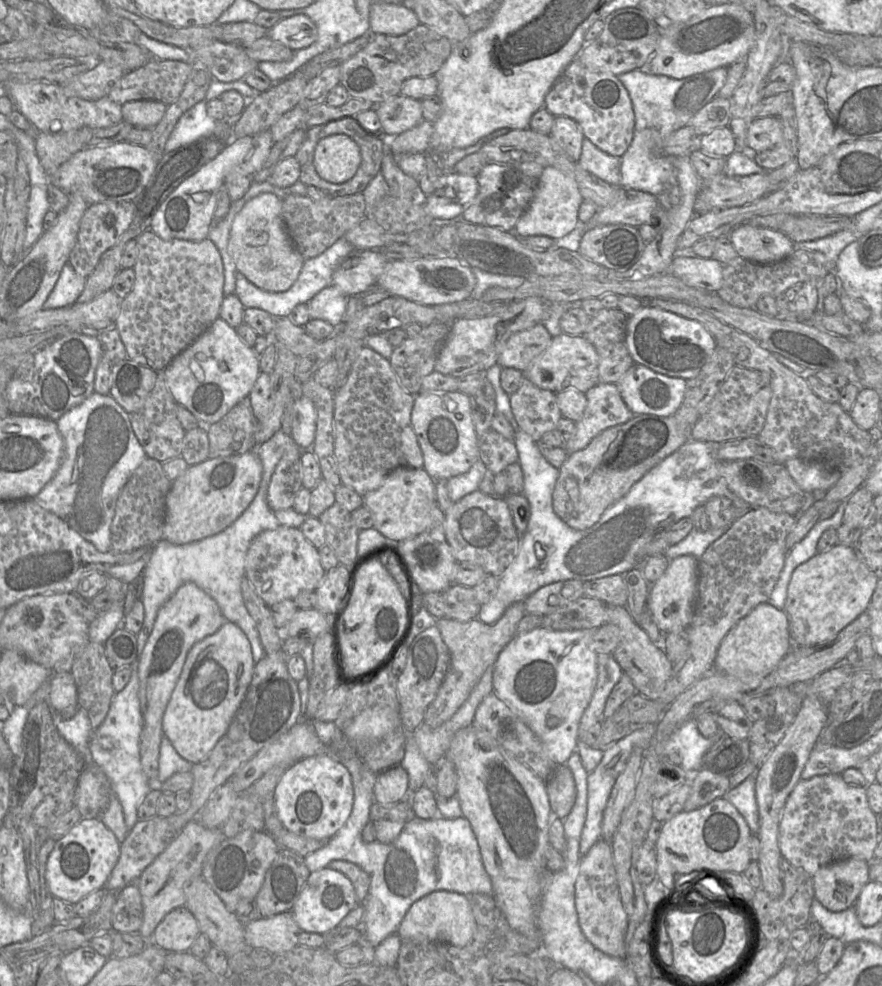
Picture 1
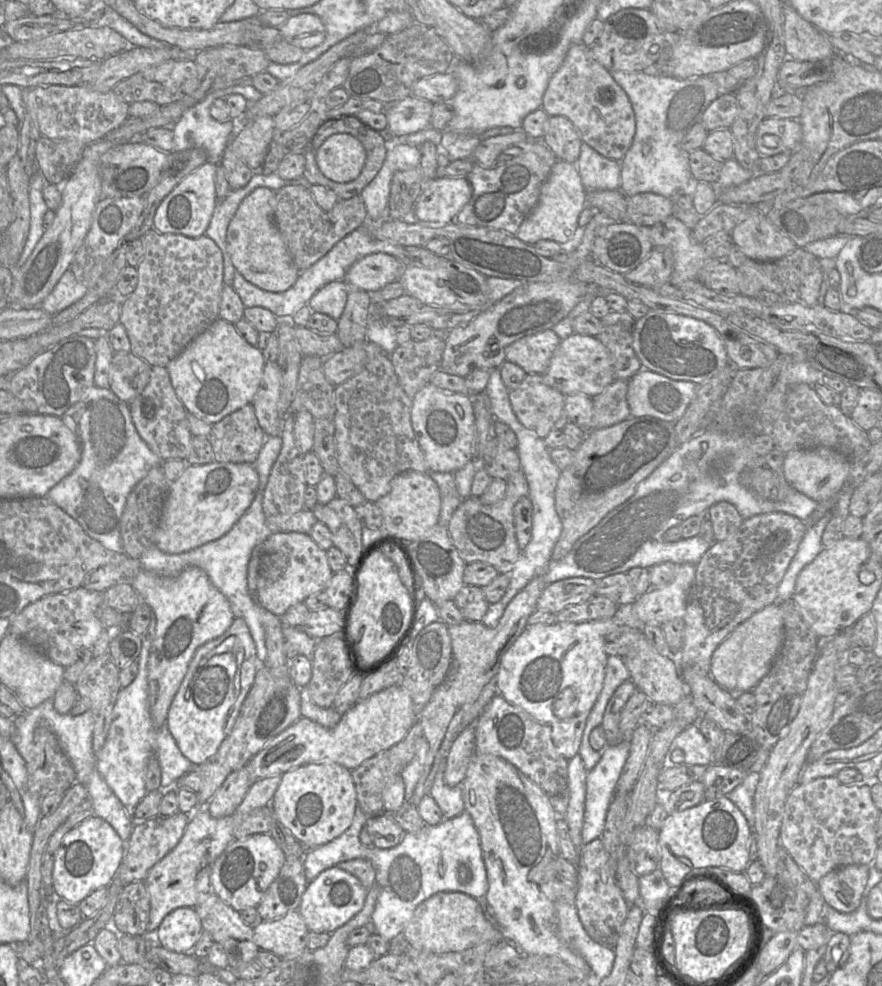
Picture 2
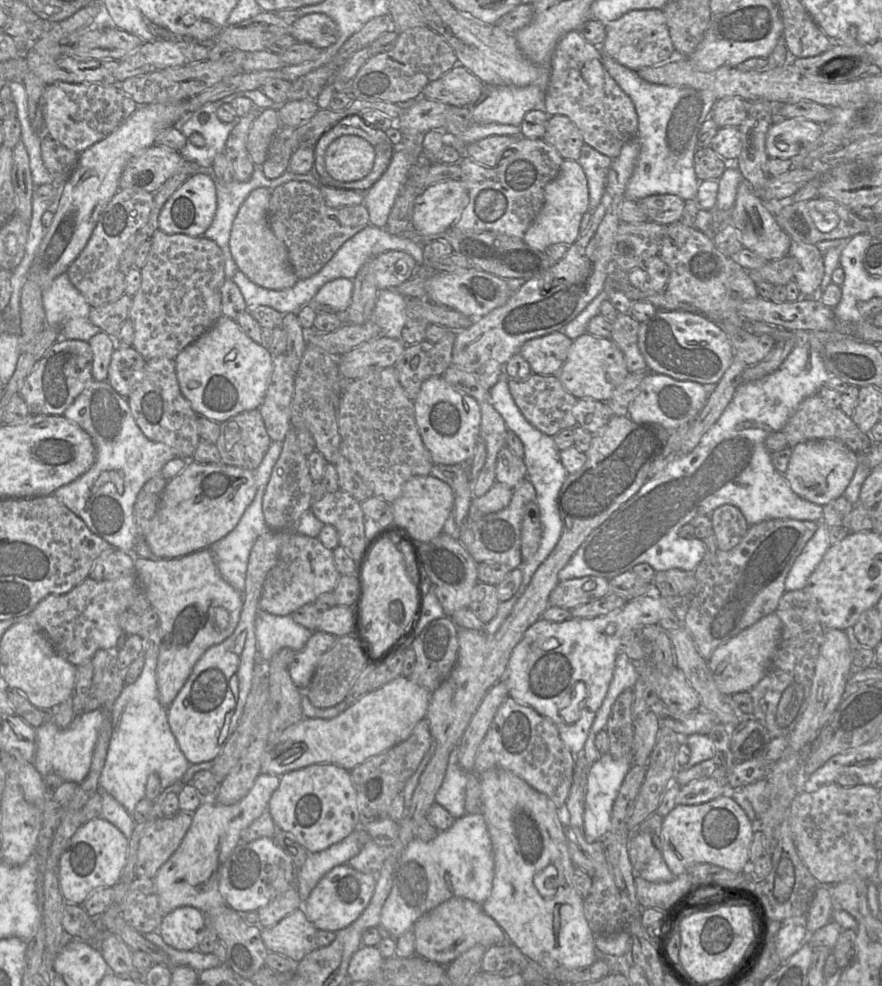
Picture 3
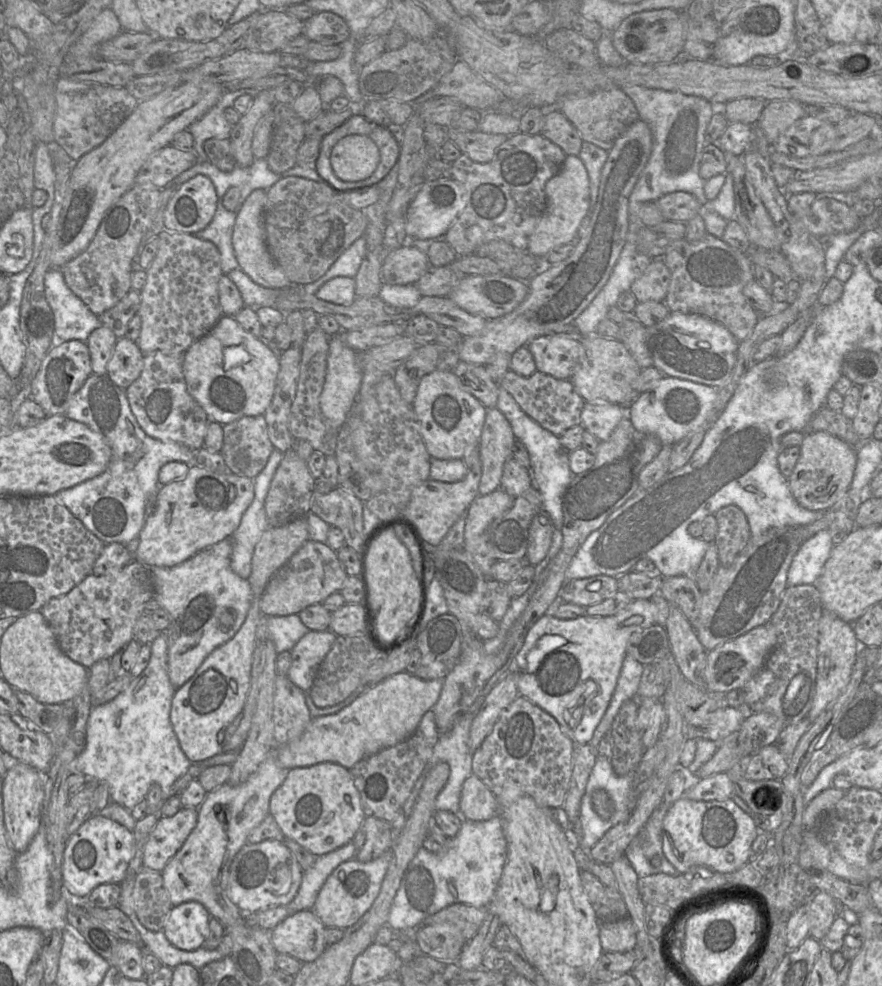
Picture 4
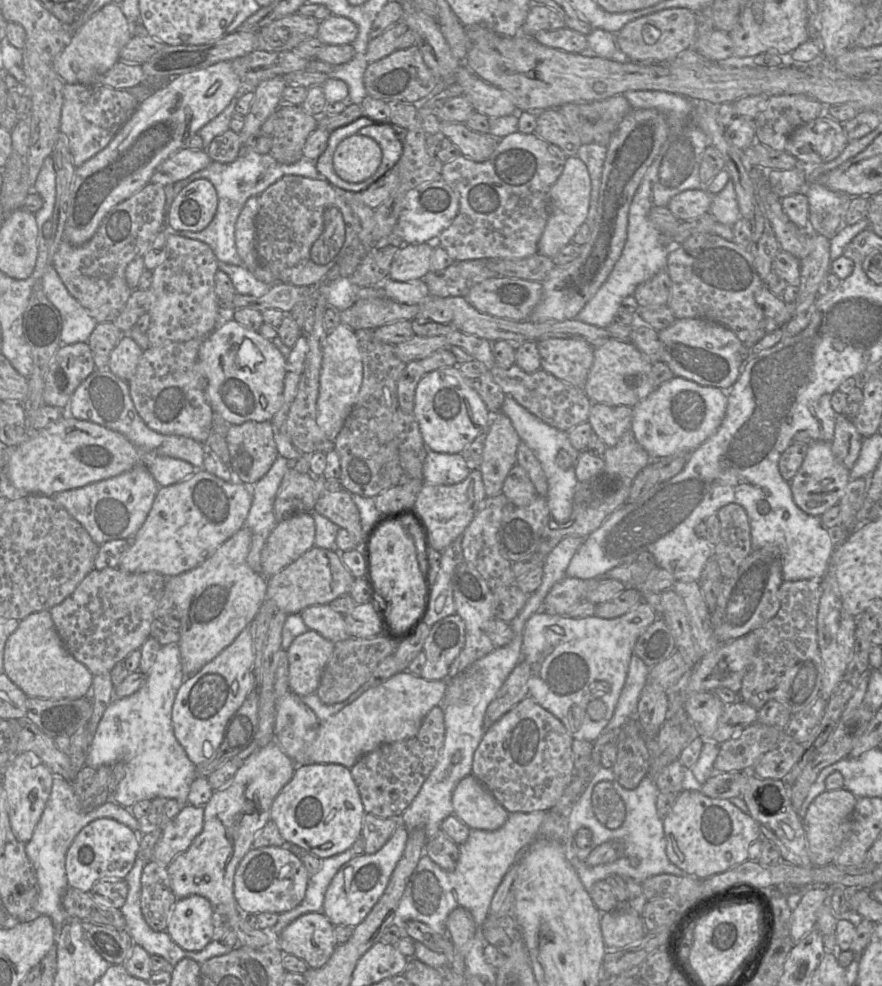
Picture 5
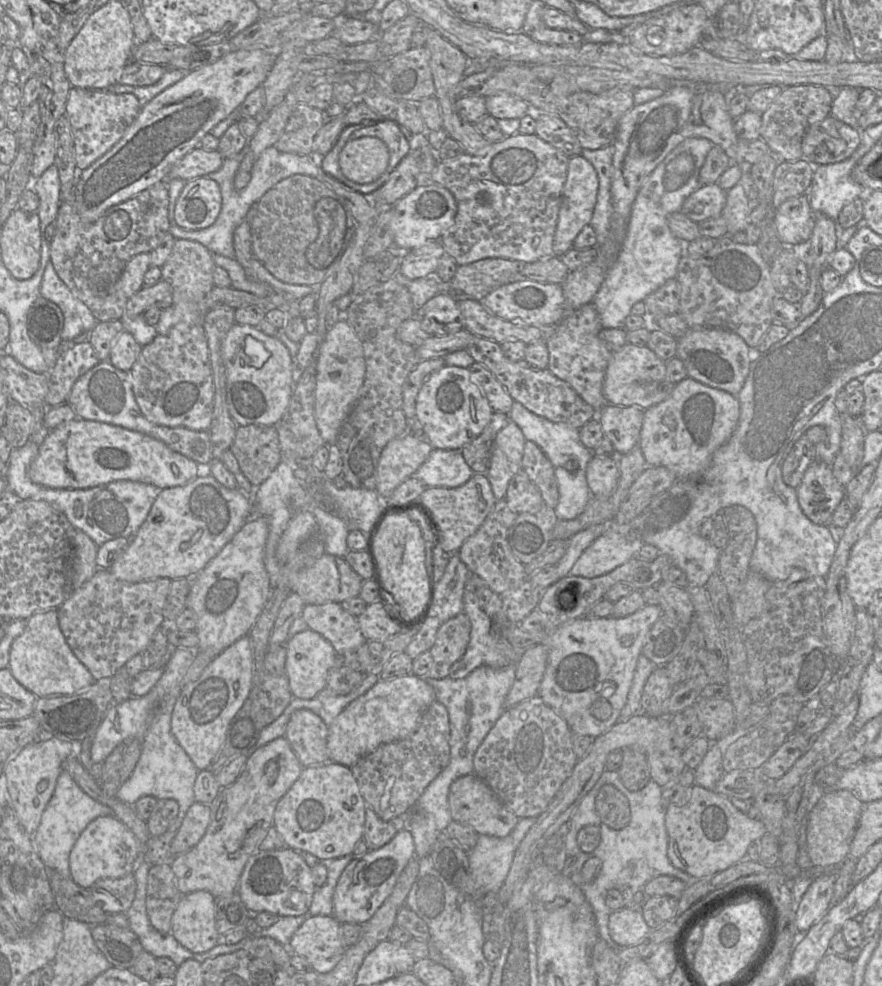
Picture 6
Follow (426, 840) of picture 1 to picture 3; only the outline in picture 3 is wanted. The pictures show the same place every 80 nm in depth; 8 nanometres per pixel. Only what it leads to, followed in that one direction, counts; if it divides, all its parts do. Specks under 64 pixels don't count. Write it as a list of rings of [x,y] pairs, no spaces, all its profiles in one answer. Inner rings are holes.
[[[465,814],[436,838],[423,842],[414,838],[398,860],[391,892],[382,911],[380,926],[399,938],[412,929],[424,914],[441,903],[461,897],[482,904],[490,896],[494,878],[494,857],[490,835],[482,814]],[[355,829],[342,841],[327,849],[309,853],[305,863],[297,872],[297,890],[302,904],[324,875],[336,866],[347,864],[359,853],[361,847],[358,842],[357,829]]]

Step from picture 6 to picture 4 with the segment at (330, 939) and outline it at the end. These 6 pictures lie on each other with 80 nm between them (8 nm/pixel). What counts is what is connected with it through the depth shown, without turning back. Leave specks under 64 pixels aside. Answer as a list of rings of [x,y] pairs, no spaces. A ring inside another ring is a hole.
[[[301,910],[288,915],[272,929],[270,931],[270,939],[278,953],[292,956],[301,963],[312,962],[327,948],[325,941],[326,928],[313,910]]]

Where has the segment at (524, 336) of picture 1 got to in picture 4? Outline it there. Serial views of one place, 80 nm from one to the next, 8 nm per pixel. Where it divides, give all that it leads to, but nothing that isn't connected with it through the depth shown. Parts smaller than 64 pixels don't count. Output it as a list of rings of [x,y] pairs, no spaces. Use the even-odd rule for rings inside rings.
[[[563,333],[537,337],[526,346],[534,358],[537,371],[562,380],[570,380],[583,353],[579,339],[574,336],[563,335]]]

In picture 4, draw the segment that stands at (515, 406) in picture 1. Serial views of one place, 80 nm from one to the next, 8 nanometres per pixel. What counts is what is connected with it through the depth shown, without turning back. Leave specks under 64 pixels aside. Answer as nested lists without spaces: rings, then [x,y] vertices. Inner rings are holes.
[[[509,370],[497,383],[513,396],[519,407],[531,419],[556,436],[581,424],[581,412],[585,401],[575,391],[570,380],[557,379],[537,370],[528,377]]]

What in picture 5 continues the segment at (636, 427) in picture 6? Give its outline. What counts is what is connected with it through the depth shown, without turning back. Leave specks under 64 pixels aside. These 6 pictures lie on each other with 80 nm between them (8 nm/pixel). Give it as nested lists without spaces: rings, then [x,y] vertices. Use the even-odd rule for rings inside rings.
[[[592,403],[587,422],[607,447],[613,447],[631,430],[632,419],[632,407]]]

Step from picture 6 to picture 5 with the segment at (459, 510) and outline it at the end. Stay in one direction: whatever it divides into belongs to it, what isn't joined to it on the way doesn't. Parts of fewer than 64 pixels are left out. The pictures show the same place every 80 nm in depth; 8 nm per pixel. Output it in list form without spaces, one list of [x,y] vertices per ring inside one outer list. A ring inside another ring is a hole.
[[[472,470],[462,481],[453,485],[423,484],[410,510],[421,524],[431,548],[441,552],[451,542],[461,537],[475,517],[486,493],[480,470]]]

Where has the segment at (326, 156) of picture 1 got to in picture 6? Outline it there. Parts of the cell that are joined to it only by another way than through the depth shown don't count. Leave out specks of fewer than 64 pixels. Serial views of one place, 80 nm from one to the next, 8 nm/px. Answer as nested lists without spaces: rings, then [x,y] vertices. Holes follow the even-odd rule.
[[[376,137],[350,140],[339,156],[340,168],[348,179],[358,184],[376,181],[386,170],[389,151]]]

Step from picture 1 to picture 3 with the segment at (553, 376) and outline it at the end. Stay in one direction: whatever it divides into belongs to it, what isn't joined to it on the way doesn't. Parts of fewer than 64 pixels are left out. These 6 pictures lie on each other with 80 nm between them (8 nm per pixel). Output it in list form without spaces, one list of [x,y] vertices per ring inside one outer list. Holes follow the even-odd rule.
[[[585,333],[573,340],[563,366],[555,375],[577,399],[591,398],[607,402],[628,374],[624,355],[610,338]]]

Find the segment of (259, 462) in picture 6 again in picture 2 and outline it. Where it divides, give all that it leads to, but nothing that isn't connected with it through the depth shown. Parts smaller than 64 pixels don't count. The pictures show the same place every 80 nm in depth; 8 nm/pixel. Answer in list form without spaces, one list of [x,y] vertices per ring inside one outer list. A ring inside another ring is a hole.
[[[251,402],[212,425],[209,439],[216,461],[255,464],[267,435]]]

